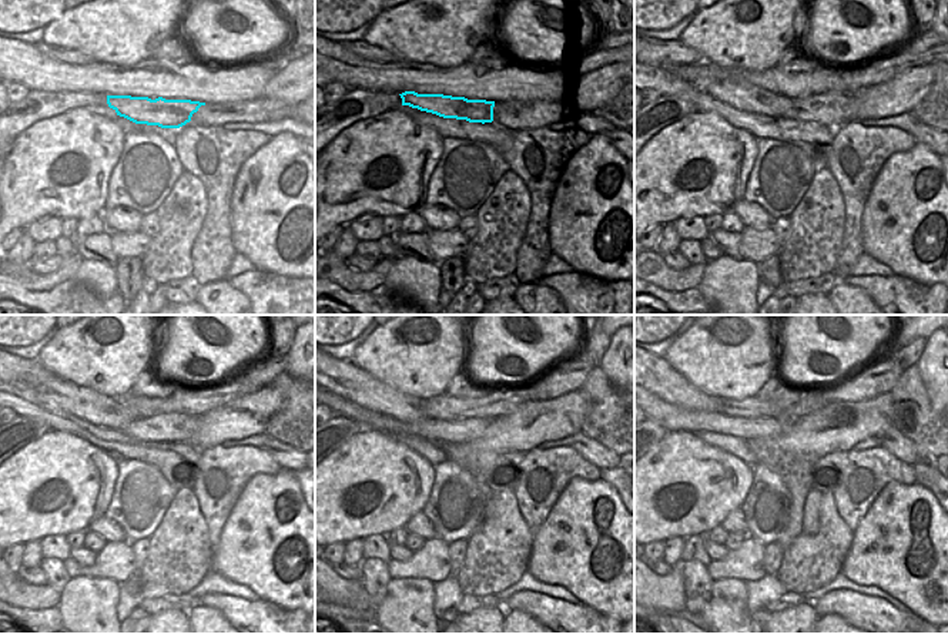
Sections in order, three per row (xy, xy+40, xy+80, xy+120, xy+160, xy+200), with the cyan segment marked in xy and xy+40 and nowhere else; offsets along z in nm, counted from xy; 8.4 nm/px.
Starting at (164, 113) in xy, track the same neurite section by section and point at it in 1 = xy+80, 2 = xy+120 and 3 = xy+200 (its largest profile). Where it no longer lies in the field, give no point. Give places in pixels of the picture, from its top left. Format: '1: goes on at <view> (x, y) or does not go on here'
1: goes on at xy+80 (722, 83)
2: goes on at xy+120 (37, 385)
3: goes on at xy+200 (663, 381)

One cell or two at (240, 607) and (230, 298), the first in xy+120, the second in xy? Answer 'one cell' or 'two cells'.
two cells

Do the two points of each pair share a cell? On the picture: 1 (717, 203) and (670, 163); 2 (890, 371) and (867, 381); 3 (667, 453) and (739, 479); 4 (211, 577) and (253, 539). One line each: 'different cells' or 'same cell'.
1: same cell
2: same cell
3: same cell
4: different cells

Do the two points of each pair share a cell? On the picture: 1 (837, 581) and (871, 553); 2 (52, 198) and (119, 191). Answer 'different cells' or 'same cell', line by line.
1: different cells
2: different cells

